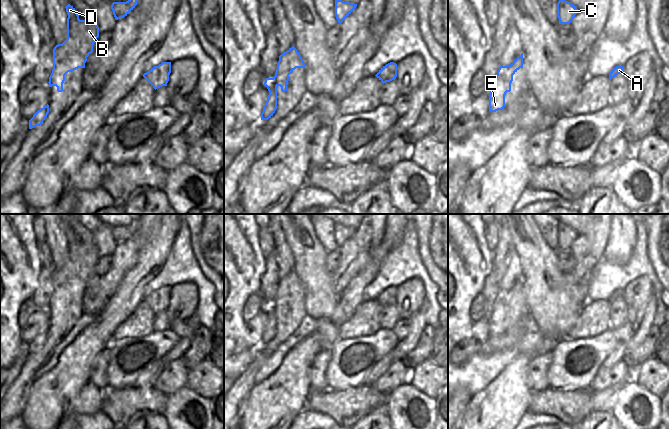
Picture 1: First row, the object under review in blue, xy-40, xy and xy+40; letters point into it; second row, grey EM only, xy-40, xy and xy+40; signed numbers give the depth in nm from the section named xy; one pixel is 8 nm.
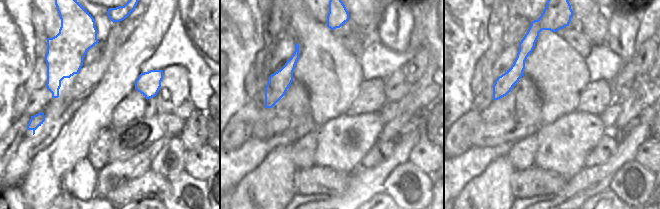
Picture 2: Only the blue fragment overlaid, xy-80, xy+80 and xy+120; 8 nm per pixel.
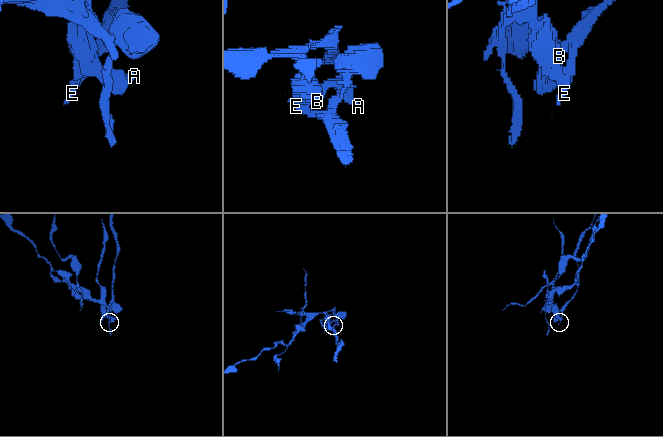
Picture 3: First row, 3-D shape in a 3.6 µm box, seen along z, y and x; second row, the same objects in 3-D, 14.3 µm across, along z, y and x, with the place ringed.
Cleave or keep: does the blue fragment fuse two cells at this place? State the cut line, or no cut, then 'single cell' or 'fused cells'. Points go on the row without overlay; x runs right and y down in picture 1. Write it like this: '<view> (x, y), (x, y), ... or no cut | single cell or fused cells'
xy+40 (519, 281), (509, 293), (509, 312), (507, 315) | fused cells

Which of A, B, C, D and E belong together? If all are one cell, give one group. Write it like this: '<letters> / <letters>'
A B D / C E

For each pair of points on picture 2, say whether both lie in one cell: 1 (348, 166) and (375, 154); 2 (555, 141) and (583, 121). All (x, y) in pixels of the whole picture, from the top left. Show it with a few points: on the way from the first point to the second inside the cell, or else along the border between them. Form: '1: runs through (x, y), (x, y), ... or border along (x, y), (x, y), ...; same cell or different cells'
1: border along (376, 141), (363, 157), (360, 167); different cells
2: runs through (563, 141), (567, 141), (580, 129); same cell

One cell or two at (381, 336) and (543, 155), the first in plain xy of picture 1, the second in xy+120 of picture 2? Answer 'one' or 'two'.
one

